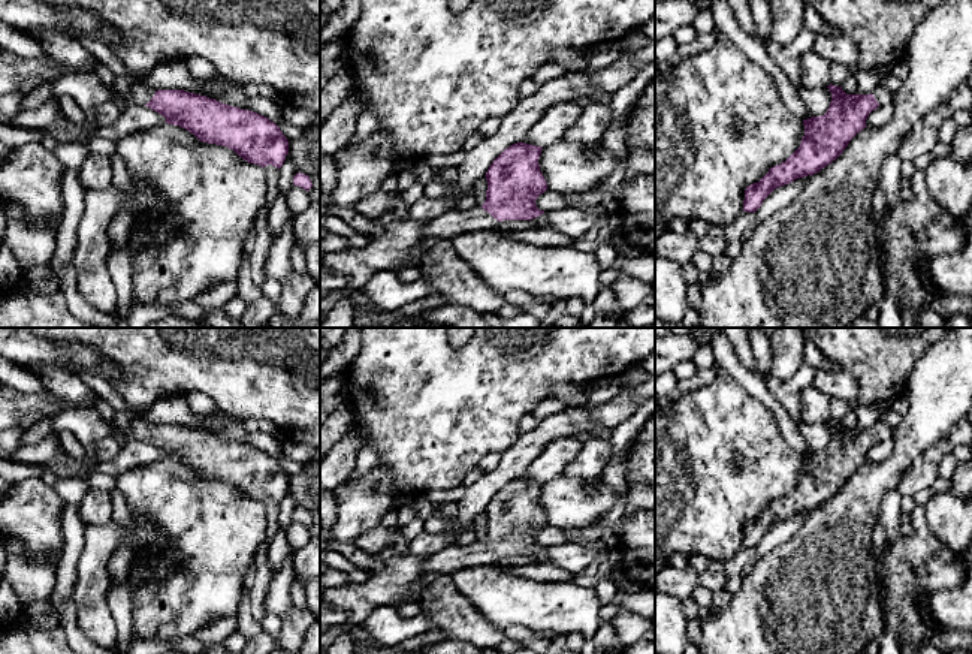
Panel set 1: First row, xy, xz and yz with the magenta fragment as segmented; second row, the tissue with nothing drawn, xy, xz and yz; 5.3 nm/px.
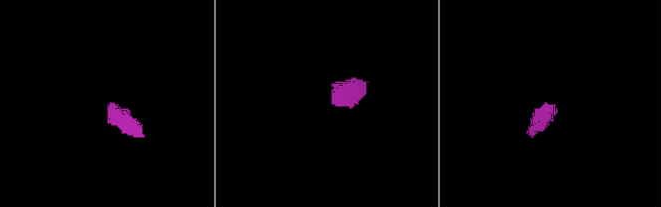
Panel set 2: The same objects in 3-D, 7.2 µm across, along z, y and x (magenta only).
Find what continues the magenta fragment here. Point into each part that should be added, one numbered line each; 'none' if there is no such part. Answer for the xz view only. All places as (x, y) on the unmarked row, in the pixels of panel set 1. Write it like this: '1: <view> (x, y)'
1: xz (450, 558)

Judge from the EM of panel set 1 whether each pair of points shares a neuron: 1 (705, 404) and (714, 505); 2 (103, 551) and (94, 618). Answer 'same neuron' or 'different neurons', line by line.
1: same neuron
2: same neuron

